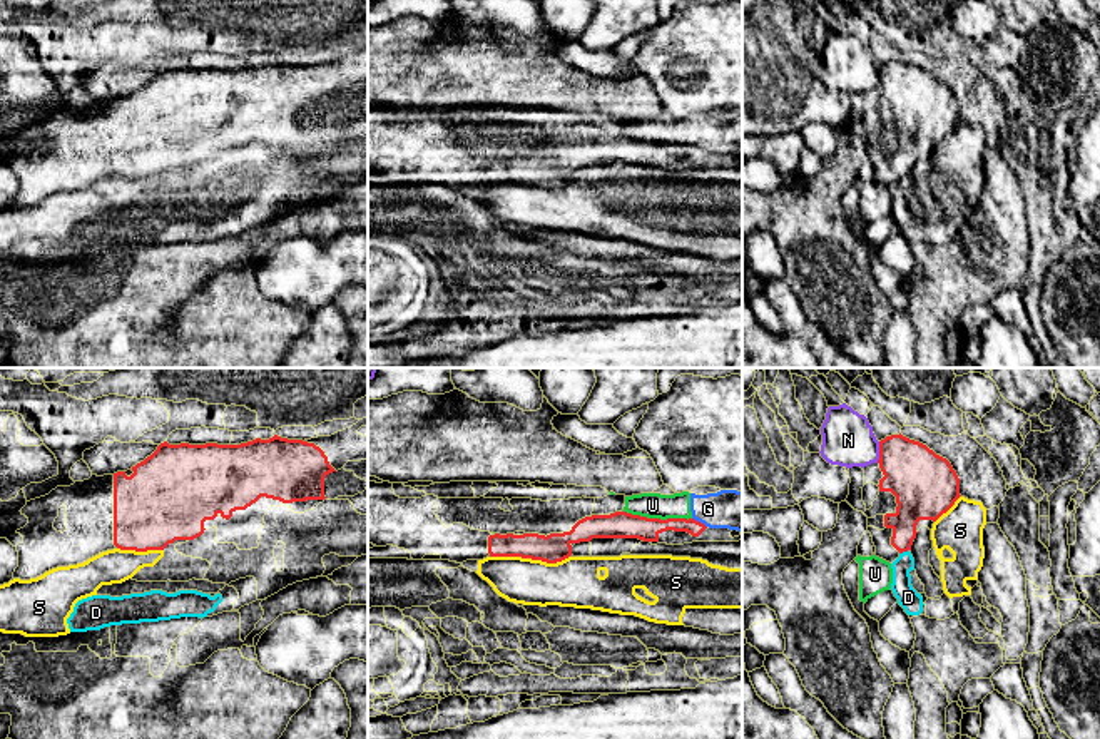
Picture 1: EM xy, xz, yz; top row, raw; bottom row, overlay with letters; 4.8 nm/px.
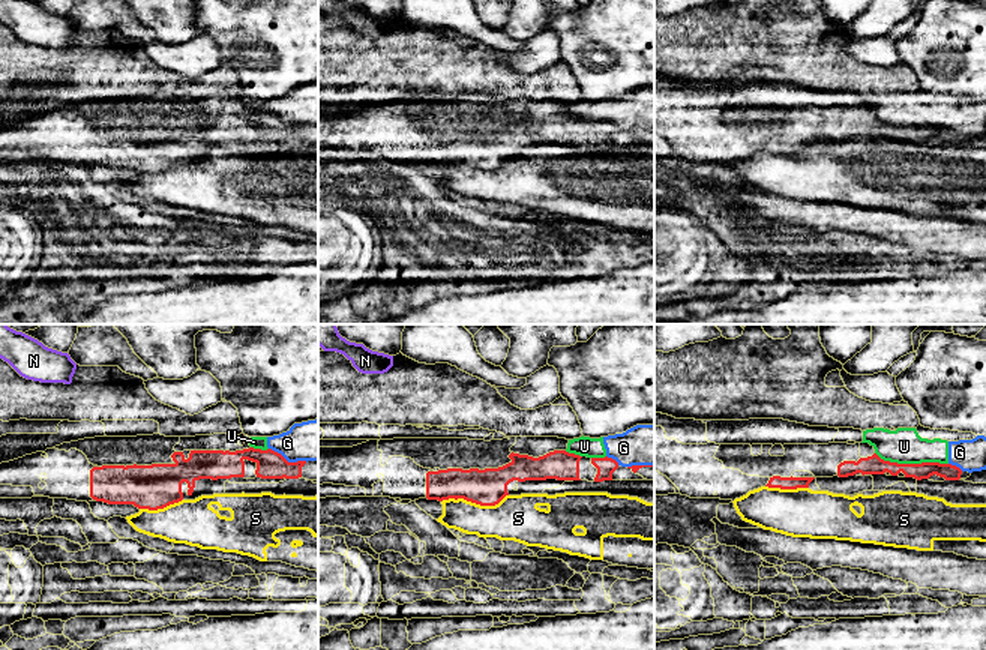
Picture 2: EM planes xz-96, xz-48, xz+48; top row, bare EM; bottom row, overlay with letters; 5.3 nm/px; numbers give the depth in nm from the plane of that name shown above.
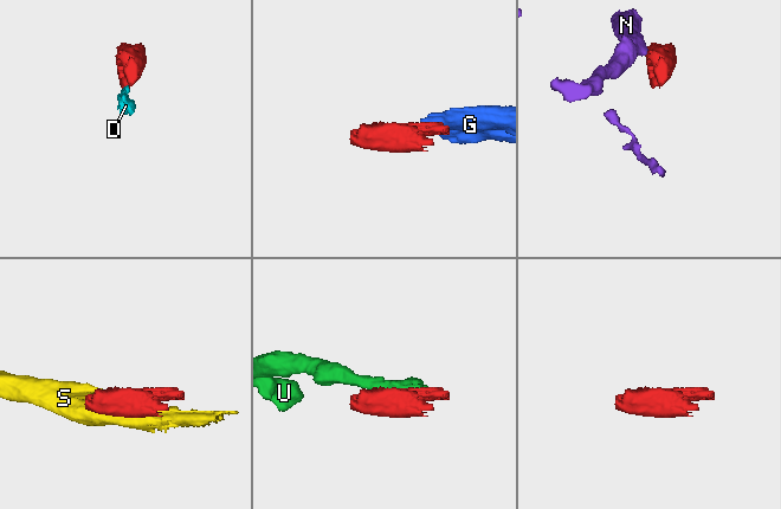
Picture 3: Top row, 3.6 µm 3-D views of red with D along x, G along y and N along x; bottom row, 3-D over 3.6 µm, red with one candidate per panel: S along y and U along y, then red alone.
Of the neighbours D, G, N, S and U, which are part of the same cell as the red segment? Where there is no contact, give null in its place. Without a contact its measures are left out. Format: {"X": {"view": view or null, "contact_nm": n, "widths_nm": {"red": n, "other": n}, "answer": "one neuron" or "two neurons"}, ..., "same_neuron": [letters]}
{"D": {"view": "yz", "contact_nm": 50, "widths_nm": {"red": 190, "other": 100}, "answer": "two neurons"}, "G": {"view": "xz", "contact_nm": 90, "widths_nm": {"red": 110, "other": 190}, "answer": "two neurons"}, "N": {"view": "yz", "contact_nm": 110, "widths_nm": {"red": 300, "other": 260}, "answer": "two neurons"}, "S": {"view": "xz", "contact_nm": 380, "widths_nm": {"red": 140, "other": 240}, "answer": "two neurons"}, "U": {"view": "xz", "contact_nm": 340, "widths_nm": {"red": 130, "other": 130}, "answer": "two neurons"}, "same_neuron": []}

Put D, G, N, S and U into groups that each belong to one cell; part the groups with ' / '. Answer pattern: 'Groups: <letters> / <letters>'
Groups: D S / G U / N

